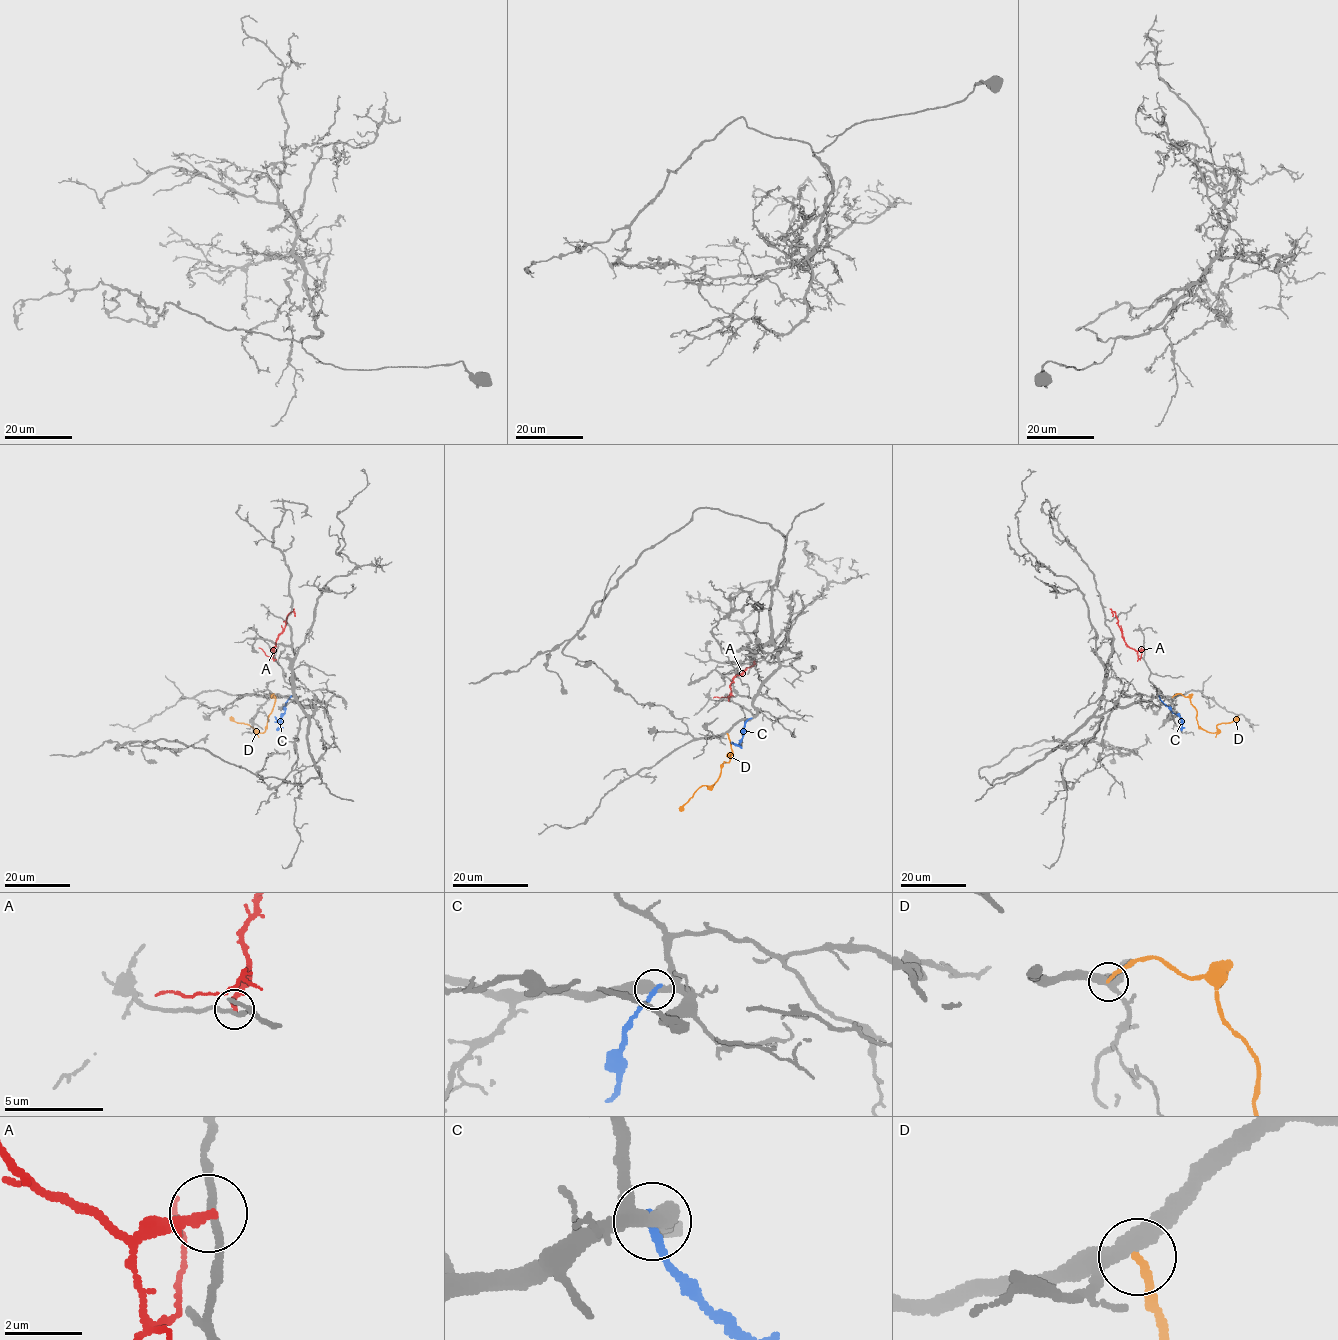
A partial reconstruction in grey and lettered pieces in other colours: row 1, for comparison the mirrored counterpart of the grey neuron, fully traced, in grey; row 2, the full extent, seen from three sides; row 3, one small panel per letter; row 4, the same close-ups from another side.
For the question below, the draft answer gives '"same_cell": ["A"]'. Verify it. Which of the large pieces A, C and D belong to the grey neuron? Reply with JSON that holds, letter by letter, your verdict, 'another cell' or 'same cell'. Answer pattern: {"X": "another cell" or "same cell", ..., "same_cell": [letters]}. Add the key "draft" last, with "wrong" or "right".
{"A": "another cell", "C": "another cell", "D": "another cell", "same_cell": [], "draft": "wrong"}

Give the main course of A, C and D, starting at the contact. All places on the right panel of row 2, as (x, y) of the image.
A: (1143, 649), (1135, 651), (1126, 644), (1114, 612), (1112, 616)
C: (1159, 696), (1181, 718), (1181, 730)
D: (1172, 697), (1181, 693), (1190, 698), (1198, 724), (1211, 733), (1217, 730), (1217, 724), (1239, 717)

